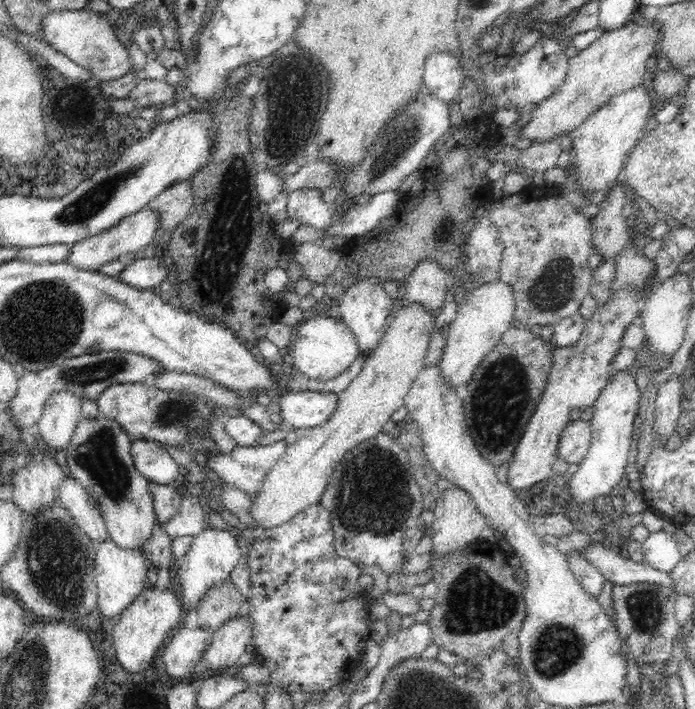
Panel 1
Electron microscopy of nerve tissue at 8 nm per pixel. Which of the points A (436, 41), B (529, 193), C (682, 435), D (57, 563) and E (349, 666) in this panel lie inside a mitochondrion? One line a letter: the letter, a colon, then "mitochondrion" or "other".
A: other
B: other
C: other
D: mitochondrion
E: other

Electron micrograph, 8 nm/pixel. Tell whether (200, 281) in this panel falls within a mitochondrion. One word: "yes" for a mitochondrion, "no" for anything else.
yes

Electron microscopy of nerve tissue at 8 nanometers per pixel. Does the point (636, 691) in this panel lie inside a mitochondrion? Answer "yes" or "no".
no

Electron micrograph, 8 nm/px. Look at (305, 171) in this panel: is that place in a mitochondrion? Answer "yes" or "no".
no

